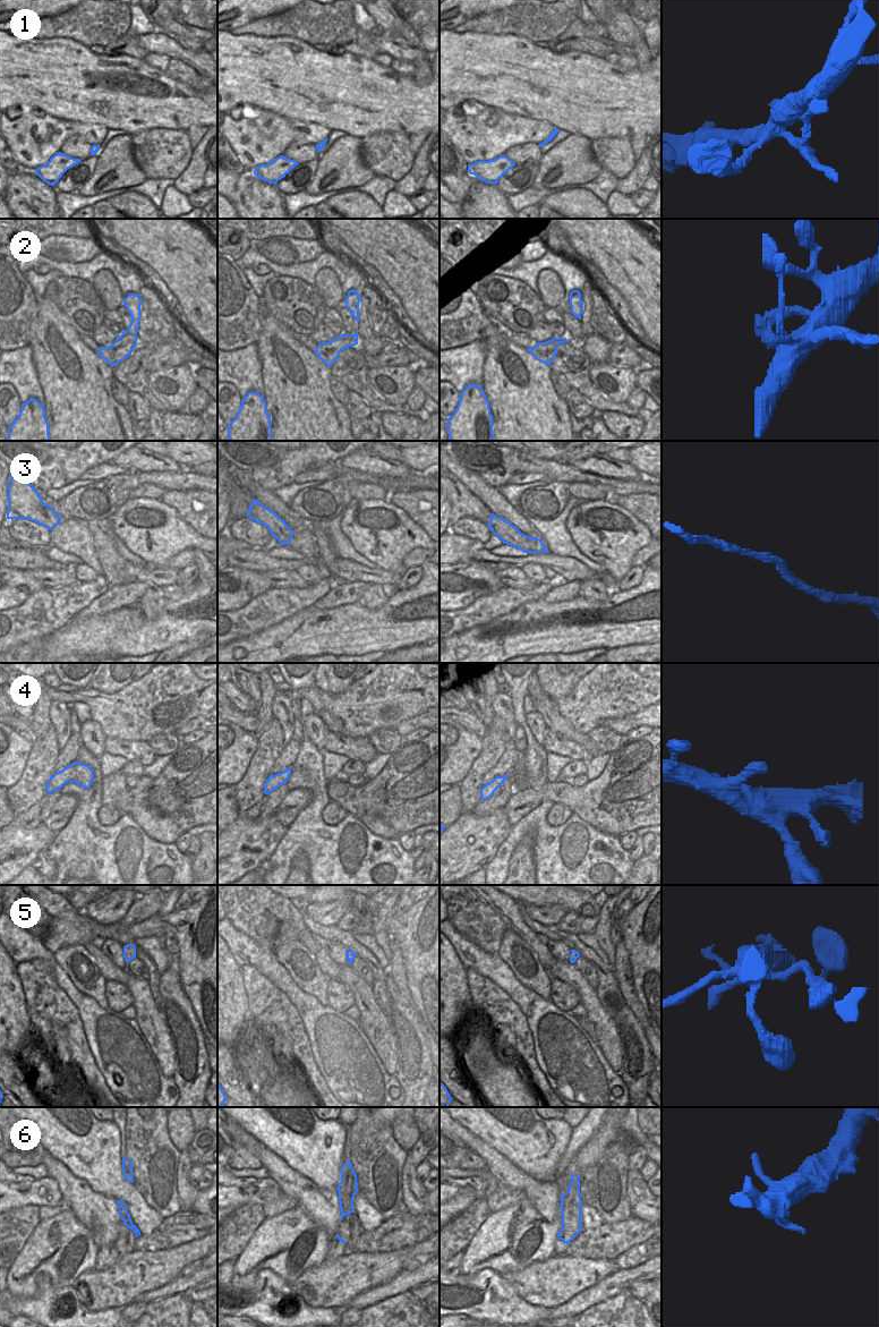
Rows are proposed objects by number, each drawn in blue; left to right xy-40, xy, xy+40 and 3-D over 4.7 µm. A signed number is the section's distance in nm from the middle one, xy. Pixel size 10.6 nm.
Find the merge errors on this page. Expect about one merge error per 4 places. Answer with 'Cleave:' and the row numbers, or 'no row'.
Cleave: 2

